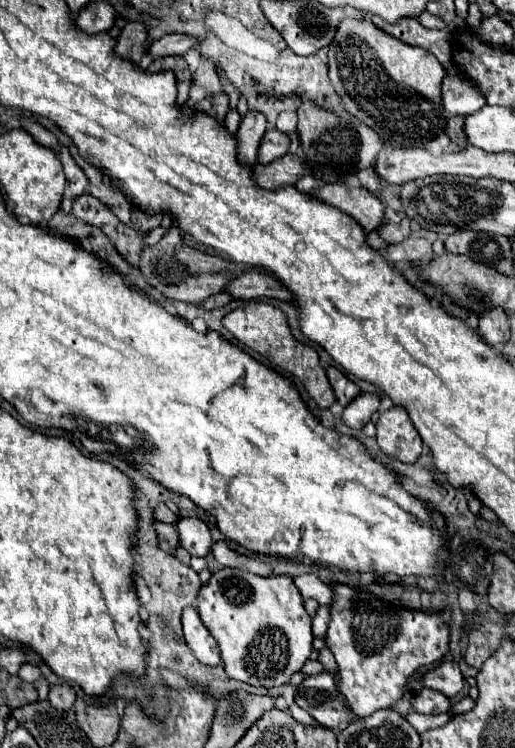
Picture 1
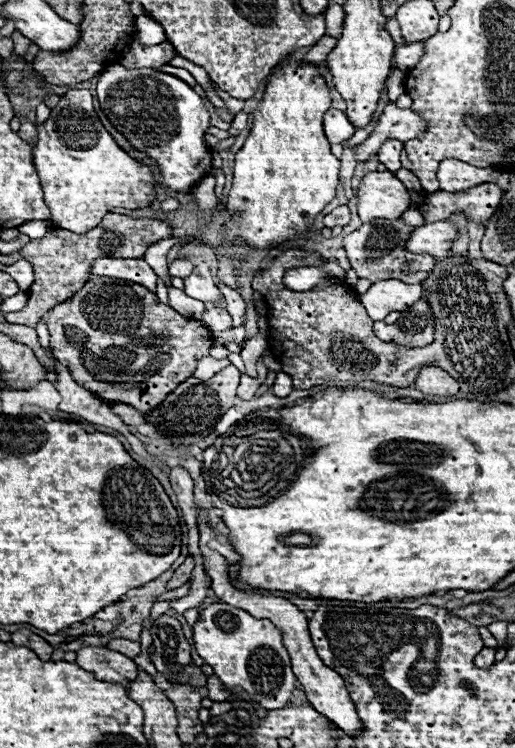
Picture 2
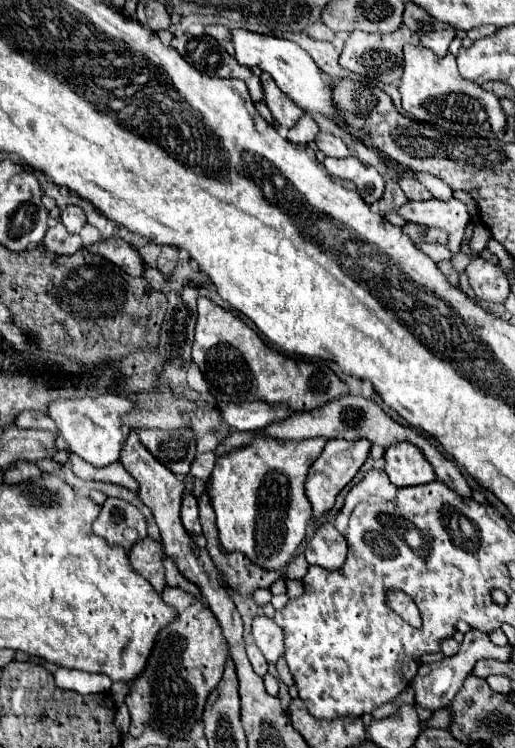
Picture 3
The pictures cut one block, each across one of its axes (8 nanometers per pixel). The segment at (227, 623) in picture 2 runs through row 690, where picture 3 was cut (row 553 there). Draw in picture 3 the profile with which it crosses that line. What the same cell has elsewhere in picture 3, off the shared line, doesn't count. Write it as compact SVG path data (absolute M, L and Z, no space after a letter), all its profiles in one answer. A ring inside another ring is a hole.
M258 434L250 446L240 446L216 458L208 494L212 496L224 550L242 552L268 570L280 570L290 562L306 536L306 524L310 520L310 502L304 494L306 474L324 446L326 438L274 442L266 434Z

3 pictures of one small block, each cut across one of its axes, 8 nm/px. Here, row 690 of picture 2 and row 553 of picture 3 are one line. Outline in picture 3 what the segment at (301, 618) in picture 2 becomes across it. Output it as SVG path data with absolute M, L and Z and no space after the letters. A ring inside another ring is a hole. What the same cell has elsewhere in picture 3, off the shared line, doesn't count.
M322 524L316 528L304 552L308 564L318 564L322 568L340 568L346 560L346 554L348 542L332 524Z

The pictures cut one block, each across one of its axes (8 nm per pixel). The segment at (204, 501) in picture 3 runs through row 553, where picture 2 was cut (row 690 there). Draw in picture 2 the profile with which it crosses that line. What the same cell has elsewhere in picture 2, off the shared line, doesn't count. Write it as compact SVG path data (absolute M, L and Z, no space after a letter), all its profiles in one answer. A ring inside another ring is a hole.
M210 676L206 686L208 686L208 698L212 702L224 702L234 694L234 692L226 692L226 688L222 688L222 684L220 684L220 680L216 676Z

